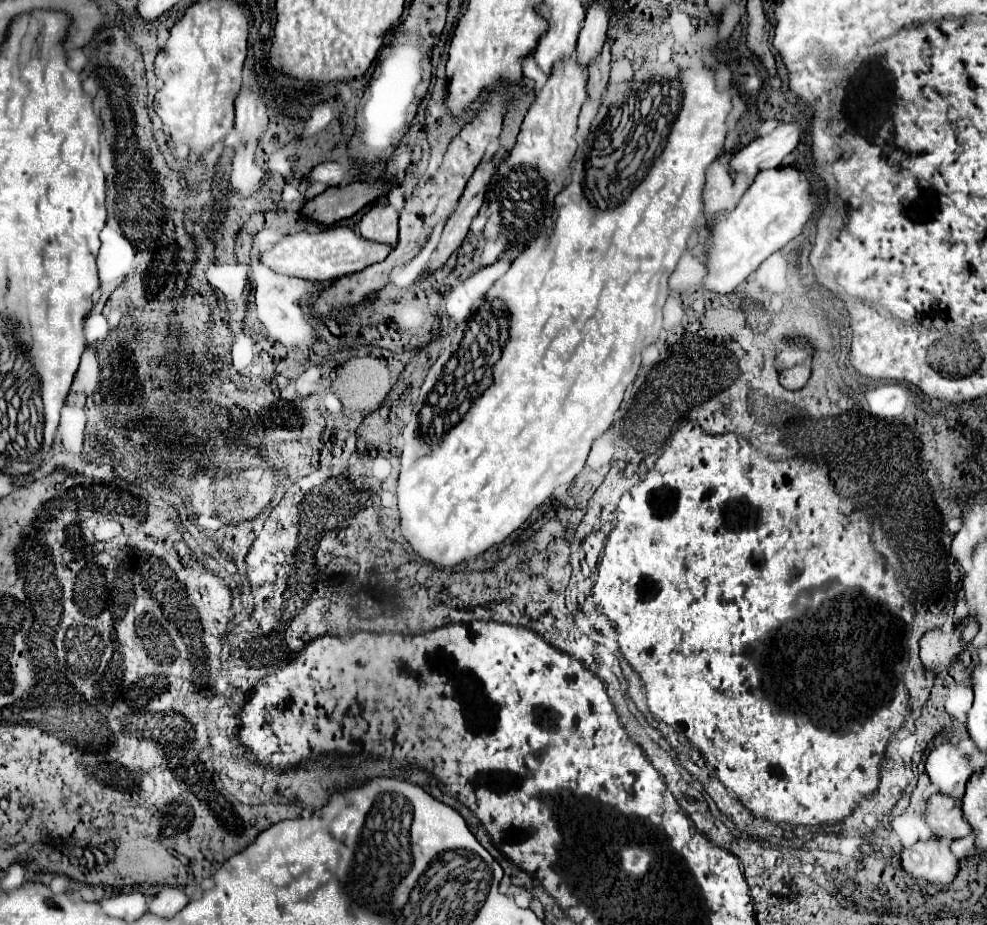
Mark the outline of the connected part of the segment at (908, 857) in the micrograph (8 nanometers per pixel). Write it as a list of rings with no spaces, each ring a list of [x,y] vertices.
[[[935,837],[917,841],[913,847],[903,849],[901,865],[909,877],[933,885],[949,885],[959,871],[949,845],[945,841],[935,841]]]

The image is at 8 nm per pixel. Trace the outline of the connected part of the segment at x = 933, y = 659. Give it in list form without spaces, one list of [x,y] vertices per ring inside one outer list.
[[[959,625],[949,633],[933,629],[923,635],[919,645],[921,645],[921,661],[927,673],[937,675],[941,671],[947,671],[957,661],[957,657],[965,649],[965,643],[961,639],[961,629],[963,625]]]

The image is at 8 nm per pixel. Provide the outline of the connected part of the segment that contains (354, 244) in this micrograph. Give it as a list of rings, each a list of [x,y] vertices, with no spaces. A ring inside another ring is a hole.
[[[329,227],[321,229],[319,233],[293,233],[279,239],[269,251],[259,255],[259,261],[265,263],[275,273],[283,273],[289,277],[299,277],[307,281],[335,281],[343,275],[351,275],[355,271],[365,269],[371,263],[383,261],[389,255],[391,247],[373,243],[351,231],[349,227]]]

